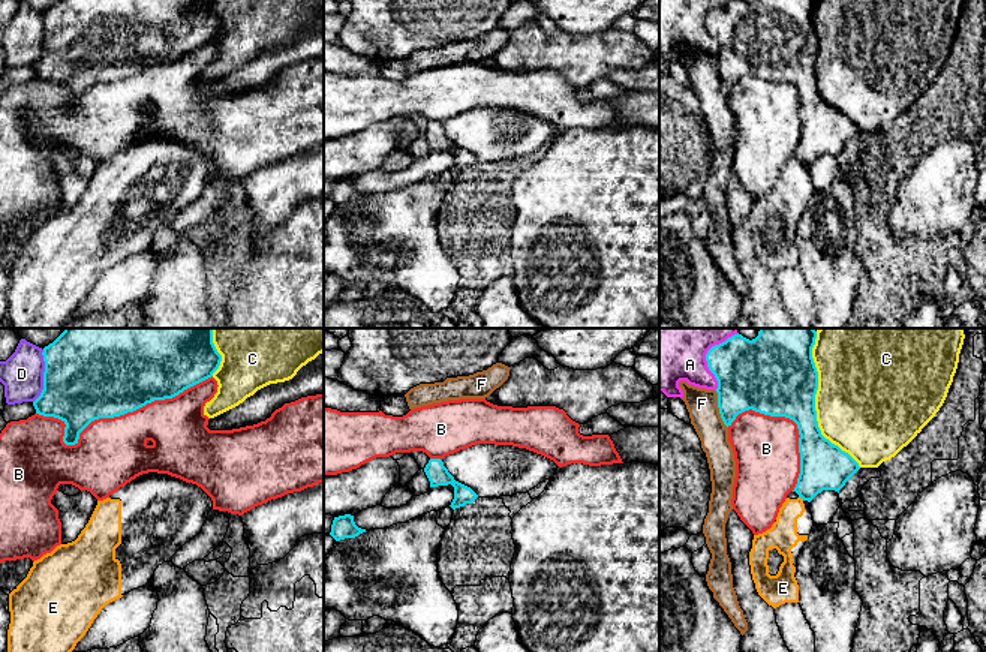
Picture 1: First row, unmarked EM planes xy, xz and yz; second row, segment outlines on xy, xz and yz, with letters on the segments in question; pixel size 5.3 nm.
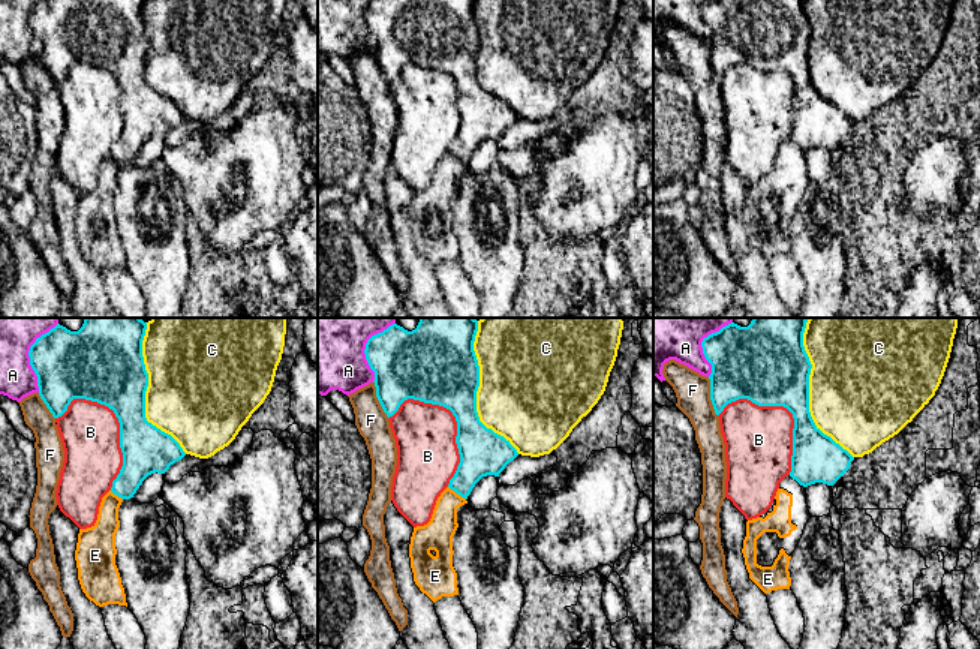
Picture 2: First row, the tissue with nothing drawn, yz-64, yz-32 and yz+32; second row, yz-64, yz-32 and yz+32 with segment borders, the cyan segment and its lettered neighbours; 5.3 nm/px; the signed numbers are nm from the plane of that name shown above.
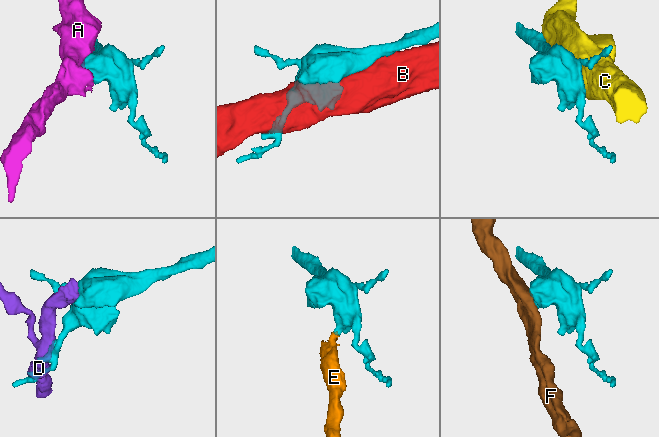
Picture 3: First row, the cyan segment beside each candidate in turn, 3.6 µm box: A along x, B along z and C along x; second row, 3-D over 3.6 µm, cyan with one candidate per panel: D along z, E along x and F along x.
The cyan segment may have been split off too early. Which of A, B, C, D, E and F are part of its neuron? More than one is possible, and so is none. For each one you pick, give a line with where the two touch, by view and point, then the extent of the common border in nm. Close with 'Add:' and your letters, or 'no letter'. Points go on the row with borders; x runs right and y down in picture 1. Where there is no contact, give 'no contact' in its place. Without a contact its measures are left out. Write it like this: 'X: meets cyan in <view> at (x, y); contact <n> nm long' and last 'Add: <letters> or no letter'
Add: no letter

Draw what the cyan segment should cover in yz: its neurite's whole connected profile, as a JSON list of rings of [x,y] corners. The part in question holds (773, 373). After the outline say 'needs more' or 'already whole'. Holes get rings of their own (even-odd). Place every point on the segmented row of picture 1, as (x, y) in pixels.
[[[760,328],[752,340],[734,334],[706,354],[709,370],[718,381],[718,408],[728,427],[745,411],[793,420],[799,429],[800,474],[793,492],[811,502],[823,490],[839,490],[860,469],[859,463],[821,435],[815,394],[818,372],[812,358],[814,328]]] | already whole

